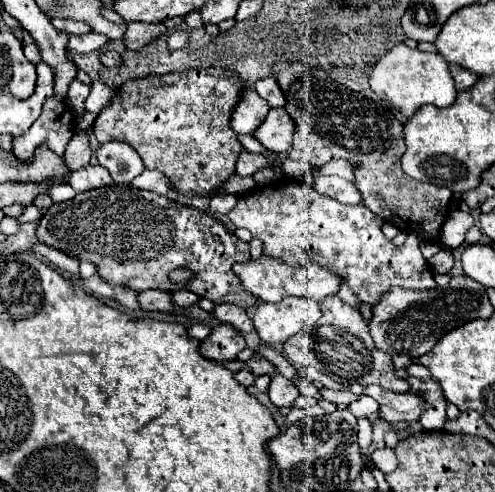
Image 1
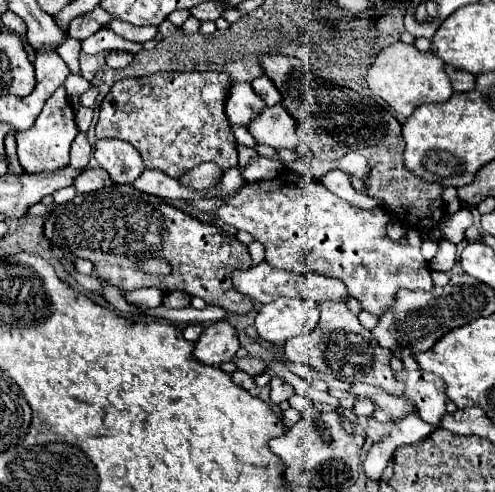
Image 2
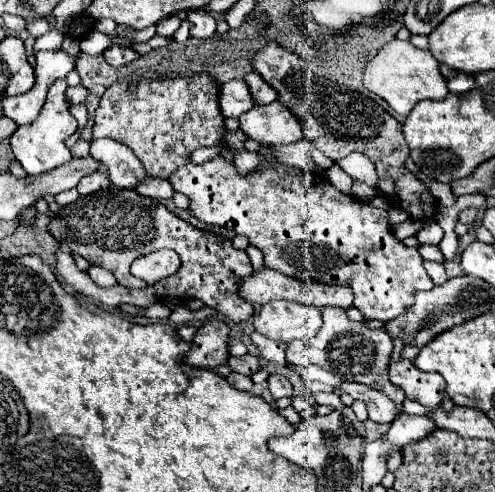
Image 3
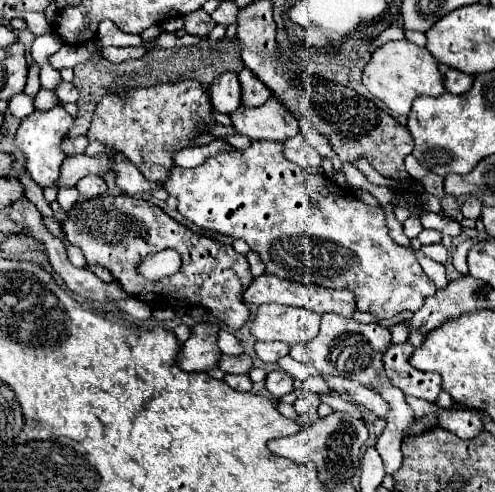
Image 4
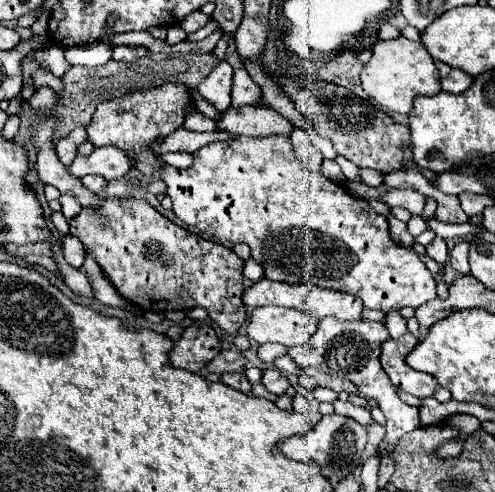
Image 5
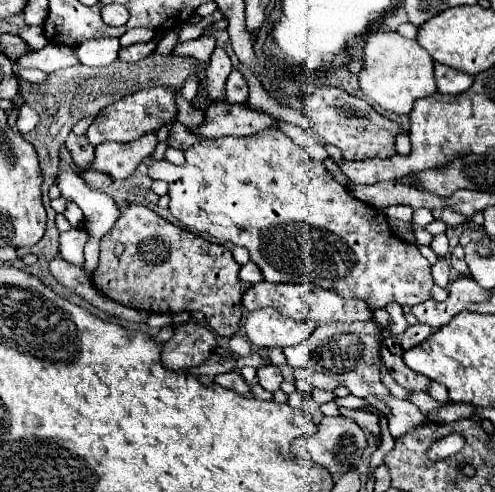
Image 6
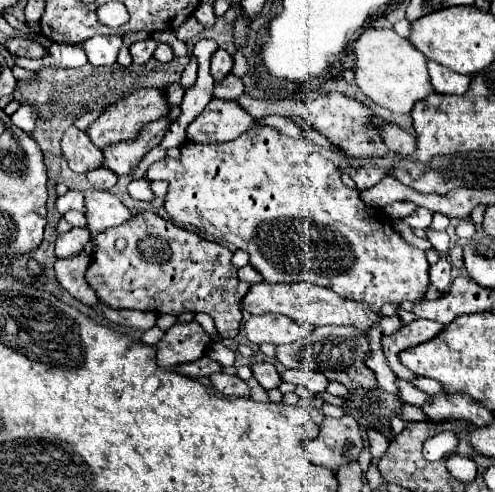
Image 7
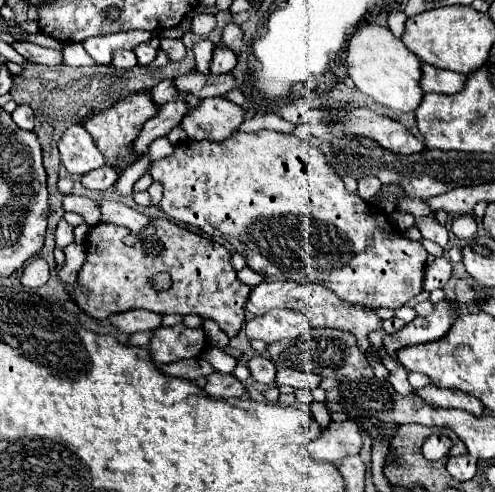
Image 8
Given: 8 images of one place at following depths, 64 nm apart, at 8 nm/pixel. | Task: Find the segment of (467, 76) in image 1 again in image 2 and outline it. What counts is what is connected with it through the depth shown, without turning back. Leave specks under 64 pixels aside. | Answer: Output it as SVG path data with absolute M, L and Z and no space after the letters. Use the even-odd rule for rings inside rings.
M446 66L444 68L448 78L452 80L452 88L454 92L470 92L474 88L474 82L476 82L476 76L464 72L464 70L458 70L458 68L452 68L452 66Z

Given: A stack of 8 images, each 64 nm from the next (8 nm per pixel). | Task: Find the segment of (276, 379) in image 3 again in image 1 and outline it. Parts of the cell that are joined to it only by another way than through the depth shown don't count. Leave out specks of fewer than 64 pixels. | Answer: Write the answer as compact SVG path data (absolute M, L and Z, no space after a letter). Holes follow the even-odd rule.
M274 374L274 376L272 376L272 382L270 382L270 388L268 388L268 394L270 394L272 404L276 404L278 408L280 408L280 406L292 408L294 400L296 400L296 396L298 396L298 388L296 388L290 380L286 380L284 376Z

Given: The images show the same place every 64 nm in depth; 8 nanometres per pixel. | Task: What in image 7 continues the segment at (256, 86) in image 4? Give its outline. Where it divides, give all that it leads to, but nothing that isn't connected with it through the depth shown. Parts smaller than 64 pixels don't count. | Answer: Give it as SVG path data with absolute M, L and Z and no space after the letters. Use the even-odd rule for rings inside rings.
M234 74L224 76L220 82L214 84L214 90L212 90L214 98L224 98L224 100L236 100L240 94L244 94L244 84Z

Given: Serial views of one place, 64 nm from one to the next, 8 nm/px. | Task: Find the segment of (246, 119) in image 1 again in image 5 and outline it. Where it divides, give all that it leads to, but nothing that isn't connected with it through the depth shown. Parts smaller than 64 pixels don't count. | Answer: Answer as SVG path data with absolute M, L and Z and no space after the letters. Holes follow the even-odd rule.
M228 34L220 38L216 48L212 50L216 58L216 66L212 72L198 84L198 92L214 104L216 110L230 108L230 86L232 86L232 66L226 62L226 46L228 46Z

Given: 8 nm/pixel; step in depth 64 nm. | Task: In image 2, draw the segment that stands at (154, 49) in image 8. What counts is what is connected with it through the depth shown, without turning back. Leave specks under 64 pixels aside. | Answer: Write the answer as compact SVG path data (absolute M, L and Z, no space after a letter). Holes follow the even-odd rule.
M112 50L106 54L106 64L112 68L124 68L132 62L132 54L130 52L120 52L120 50Z

